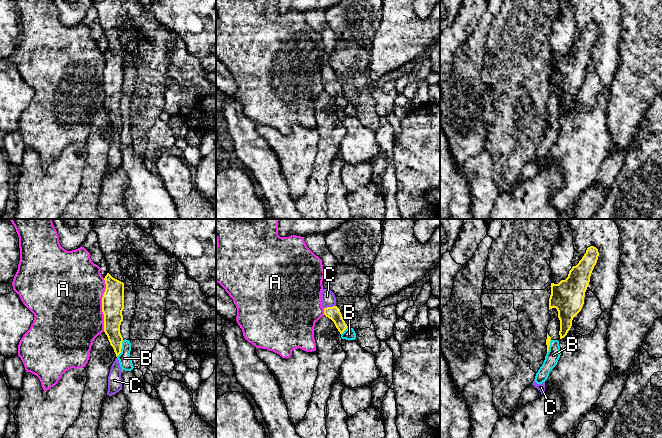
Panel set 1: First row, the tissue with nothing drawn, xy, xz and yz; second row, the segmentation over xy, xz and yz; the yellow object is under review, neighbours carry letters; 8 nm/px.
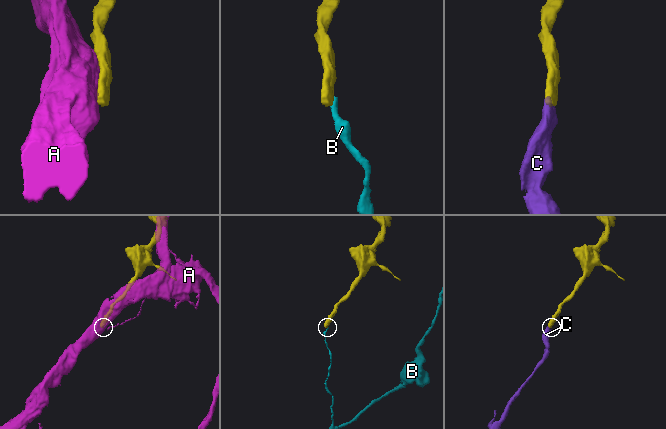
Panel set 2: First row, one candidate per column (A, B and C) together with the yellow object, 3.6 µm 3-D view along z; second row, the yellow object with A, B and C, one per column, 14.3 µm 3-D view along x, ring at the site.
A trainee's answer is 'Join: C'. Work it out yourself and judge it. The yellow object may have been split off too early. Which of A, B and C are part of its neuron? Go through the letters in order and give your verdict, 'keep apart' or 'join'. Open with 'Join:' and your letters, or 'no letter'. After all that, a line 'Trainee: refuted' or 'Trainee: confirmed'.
Join: C
A: keep apart
B: keep apart
C: join
Trainee: confirmed

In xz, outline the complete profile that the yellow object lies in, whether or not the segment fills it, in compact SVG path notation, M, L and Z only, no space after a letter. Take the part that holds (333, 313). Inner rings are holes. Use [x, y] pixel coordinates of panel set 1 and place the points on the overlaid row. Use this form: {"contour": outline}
{"contour": "M329 288L323 289L321 300L322 307L324 308L324 315L334 322L338 331L342 334L348 326L342 317L340 309L336 306L336 297L334 293Z"}

